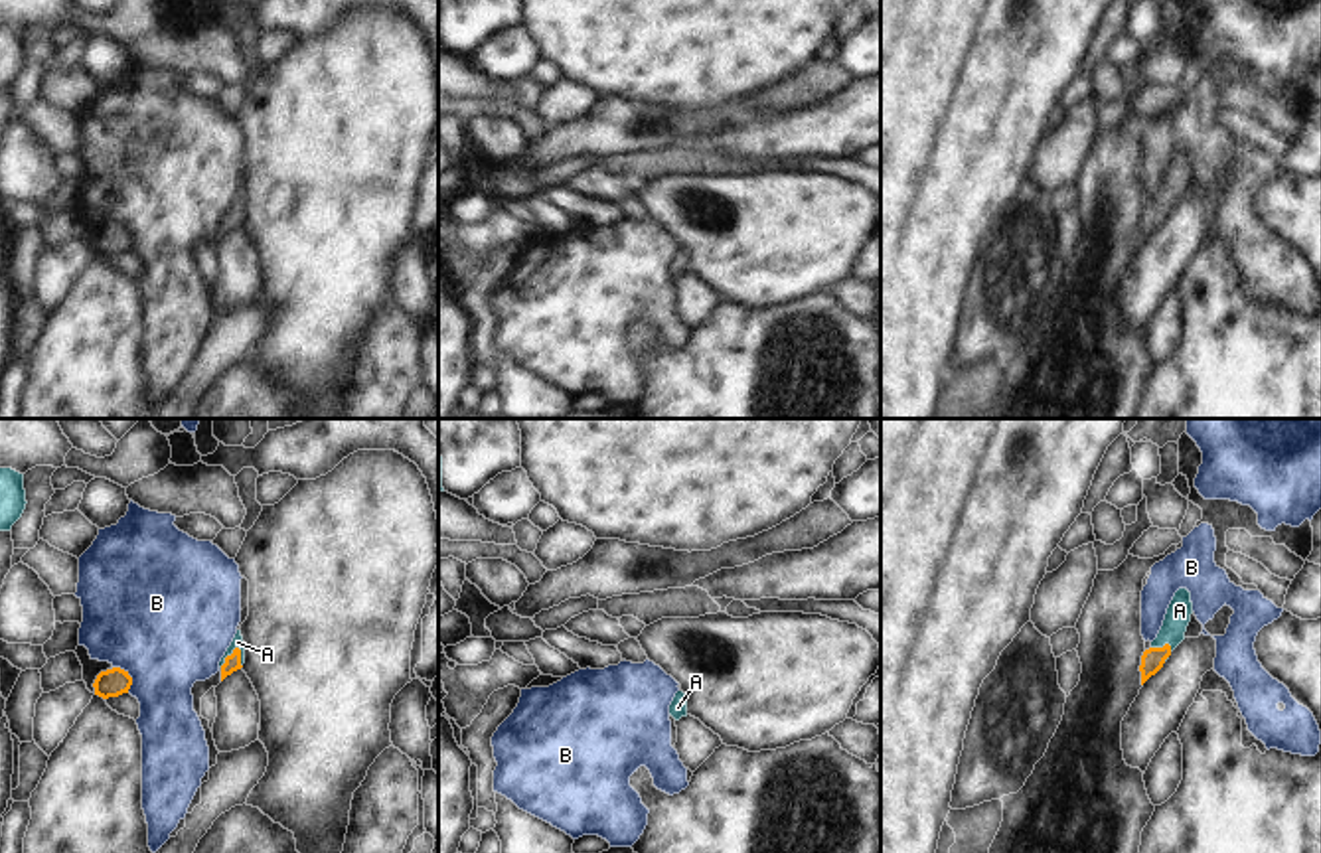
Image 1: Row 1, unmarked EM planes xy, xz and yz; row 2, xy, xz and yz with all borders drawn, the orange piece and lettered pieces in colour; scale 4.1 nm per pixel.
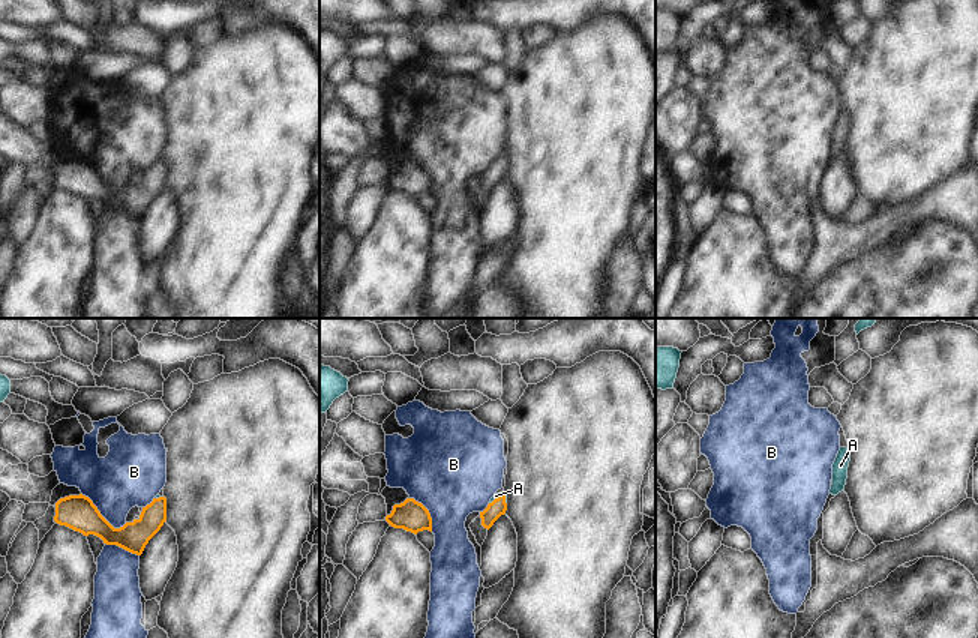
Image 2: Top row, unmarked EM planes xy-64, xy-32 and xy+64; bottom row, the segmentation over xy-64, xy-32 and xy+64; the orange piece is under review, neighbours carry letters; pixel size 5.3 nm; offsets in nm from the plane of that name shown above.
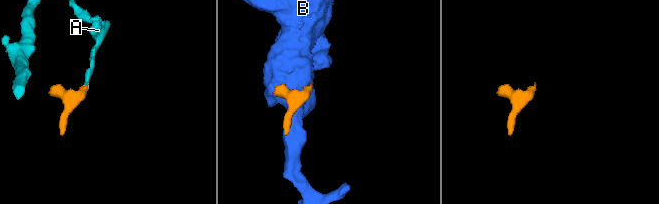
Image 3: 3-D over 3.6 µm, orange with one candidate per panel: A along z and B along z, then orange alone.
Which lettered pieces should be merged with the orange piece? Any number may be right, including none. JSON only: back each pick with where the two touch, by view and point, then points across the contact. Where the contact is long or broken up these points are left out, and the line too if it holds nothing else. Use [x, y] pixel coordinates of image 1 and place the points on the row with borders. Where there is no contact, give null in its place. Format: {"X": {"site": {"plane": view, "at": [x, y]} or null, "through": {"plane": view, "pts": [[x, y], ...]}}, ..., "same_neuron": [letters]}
{"A": {"site": {"plane": "xy", "at": [232, 654]}, "through": {"plane": "xy", "pts": [[232, 664], [232, 654], [237, 642]]}}, "same_neuron": ["A"]}

